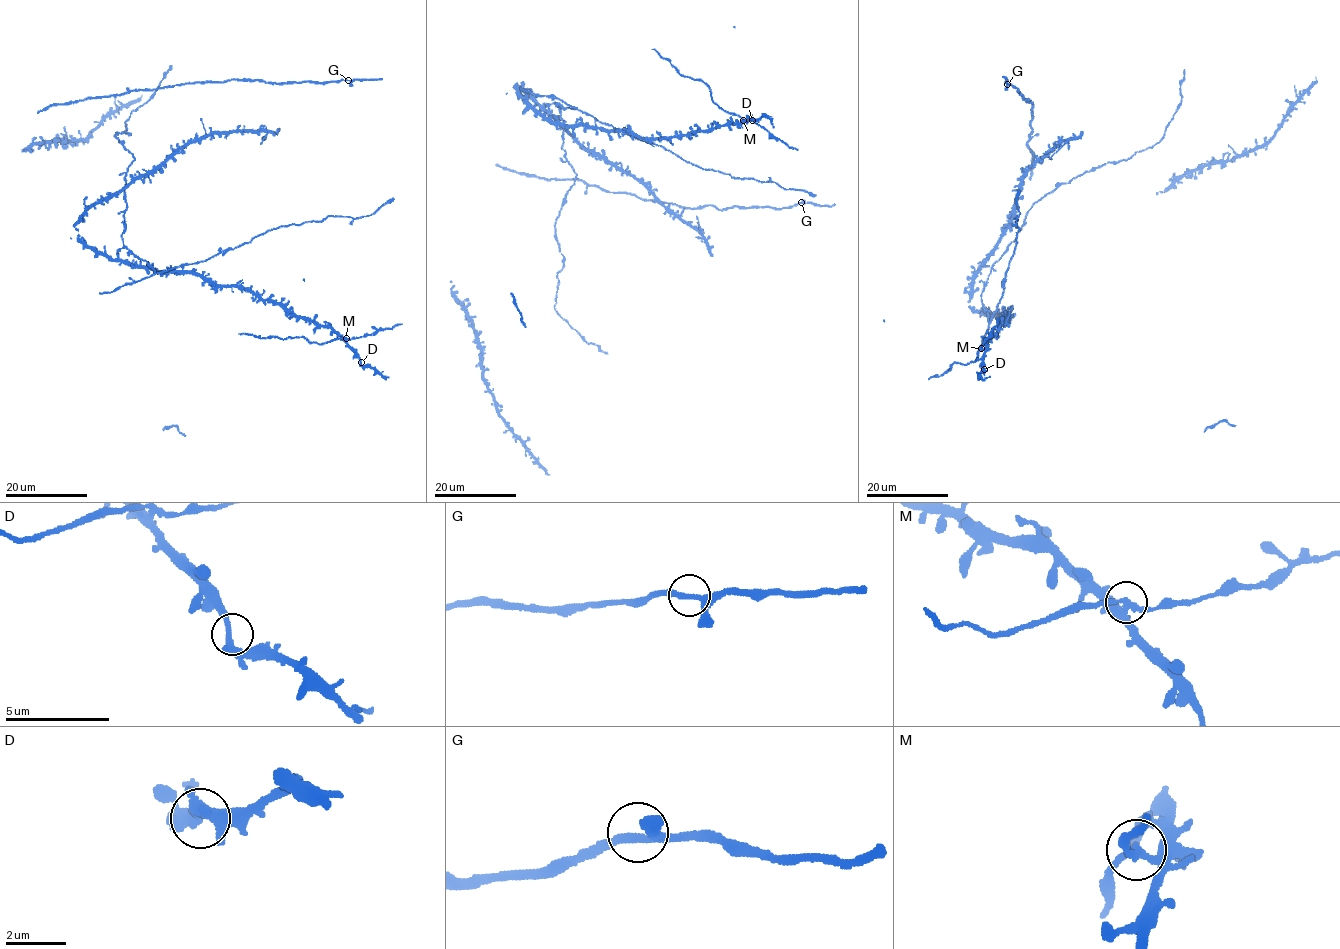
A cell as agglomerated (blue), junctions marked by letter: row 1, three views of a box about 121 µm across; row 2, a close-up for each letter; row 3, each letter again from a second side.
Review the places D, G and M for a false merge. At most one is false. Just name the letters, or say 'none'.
none

